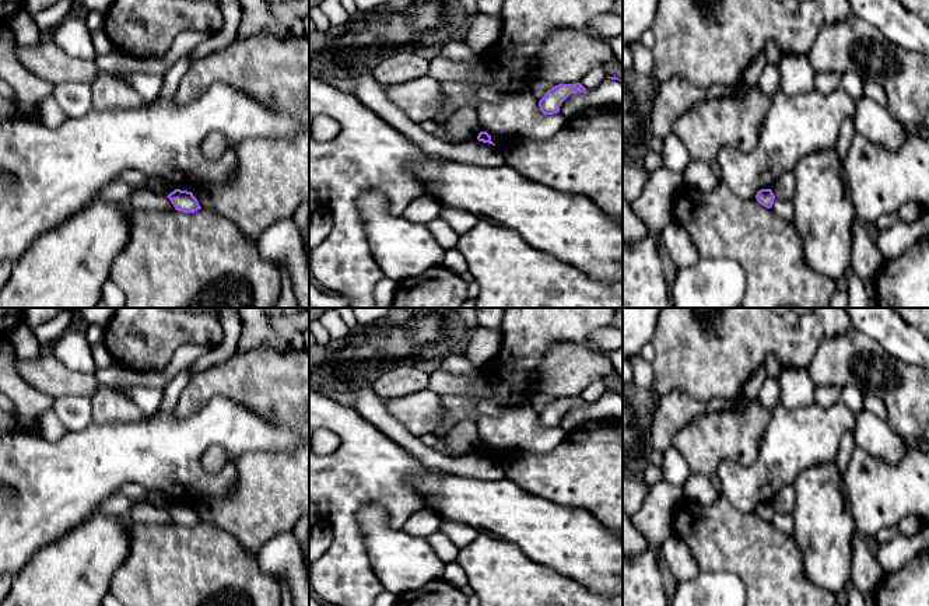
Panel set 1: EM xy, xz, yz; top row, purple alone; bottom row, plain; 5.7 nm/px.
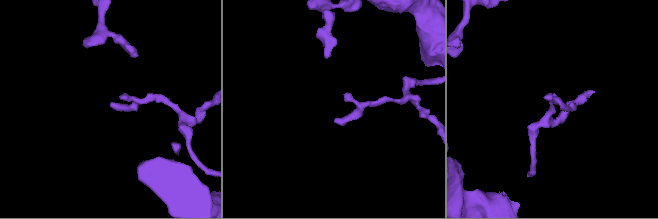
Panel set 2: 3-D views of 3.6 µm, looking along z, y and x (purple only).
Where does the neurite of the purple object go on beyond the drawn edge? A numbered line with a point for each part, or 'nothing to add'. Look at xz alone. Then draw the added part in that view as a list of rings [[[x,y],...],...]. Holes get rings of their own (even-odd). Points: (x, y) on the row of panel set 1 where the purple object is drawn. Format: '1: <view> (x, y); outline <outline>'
nothing to add

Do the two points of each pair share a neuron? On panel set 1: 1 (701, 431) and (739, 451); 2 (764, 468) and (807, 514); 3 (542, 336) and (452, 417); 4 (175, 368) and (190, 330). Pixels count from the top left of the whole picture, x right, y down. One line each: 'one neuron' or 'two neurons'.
1: one neuron
2: two neurons
3: one neuron
4: two neurons

